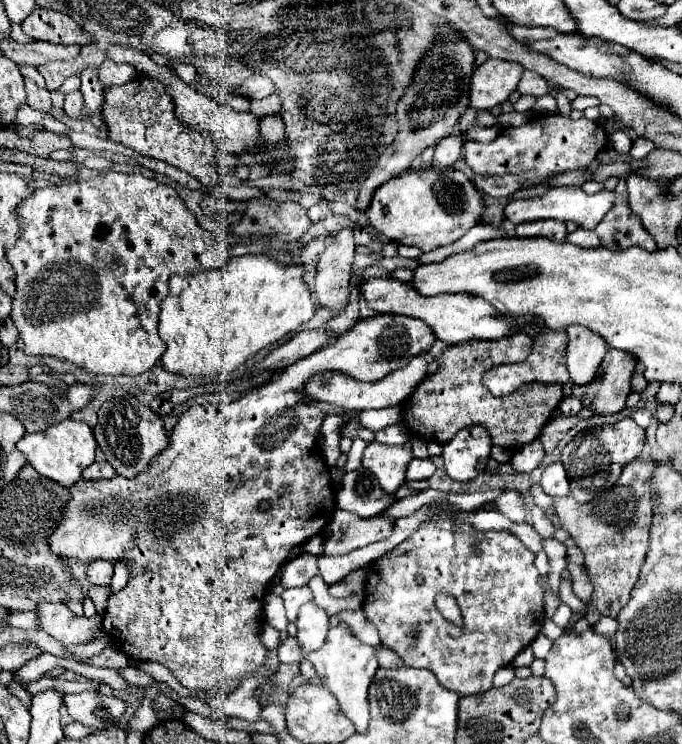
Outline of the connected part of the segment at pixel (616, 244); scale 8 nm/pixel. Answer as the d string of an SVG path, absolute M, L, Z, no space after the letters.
M619 180L615 190L615 206L607 212L607 216L595 228L601 244L611 250L623 250L631 246L639 246L647 252L655 252L655 240L647 236L639 218L631 212L627 204L627 188L625 180Z

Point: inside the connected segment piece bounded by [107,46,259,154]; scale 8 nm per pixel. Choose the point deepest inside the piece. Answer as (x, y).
(233, 131)

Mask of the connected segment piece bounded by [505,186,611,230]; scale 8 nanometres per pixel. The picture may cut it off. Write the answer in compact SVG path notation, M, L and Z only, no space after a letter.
M563 186L563 188L553 188L547 190L543 196L533 196L533 198L519 198L519 200L511 200L505 208L505 216L509 222L519 224L519 222L533 222L533 220L545 220L545 218L553 218L553 220L561 220L561 222L577 222L581 228L585 230L593 230L595 228L595 198L601 196L611 196L611 192L601 190L599 194L587 196L579 186Z

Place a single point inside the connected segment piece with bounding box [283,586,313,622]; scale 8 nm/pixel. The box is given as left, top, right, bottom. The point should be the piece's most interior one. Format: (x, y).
(294, 598)

